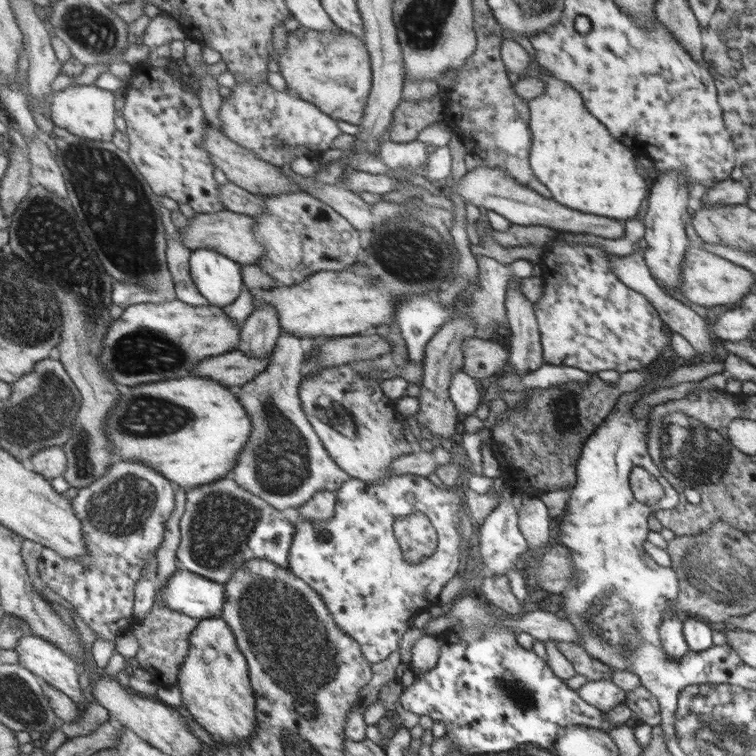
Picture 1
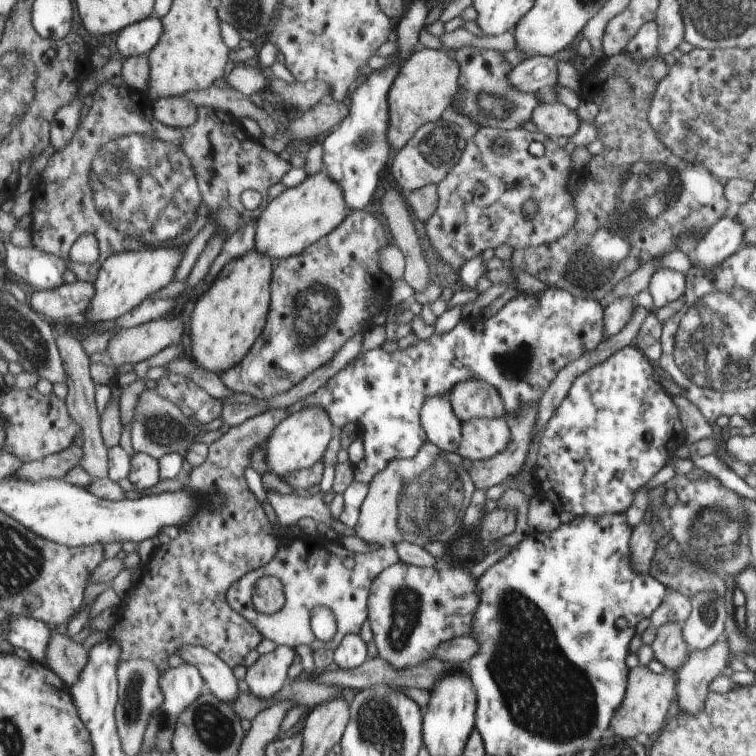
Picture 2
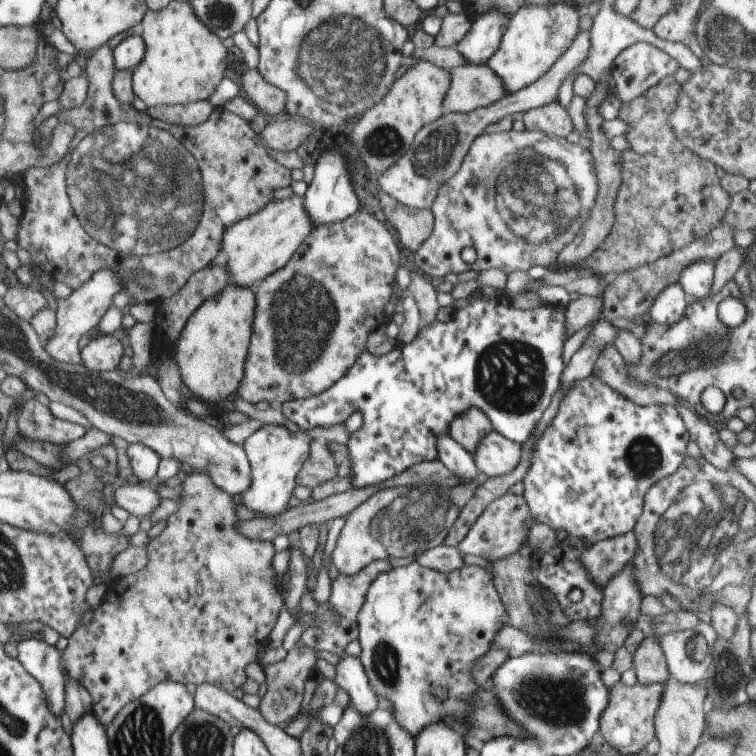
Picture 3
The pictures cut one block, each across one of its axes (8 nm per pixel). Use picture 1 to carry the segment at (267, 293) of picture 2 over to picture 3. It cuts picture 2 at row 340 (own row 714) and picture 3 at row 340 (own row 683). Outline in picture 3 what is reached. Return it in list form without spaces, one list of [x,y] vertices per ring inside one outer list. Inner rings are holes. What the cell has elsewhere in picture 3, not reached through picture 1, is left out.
[[[228,283],[215,297],[207,298],[187,318],[172,352],[186,393],[208,405],[229,399],[243,378],[247,342],[255,310],[253,287]]]

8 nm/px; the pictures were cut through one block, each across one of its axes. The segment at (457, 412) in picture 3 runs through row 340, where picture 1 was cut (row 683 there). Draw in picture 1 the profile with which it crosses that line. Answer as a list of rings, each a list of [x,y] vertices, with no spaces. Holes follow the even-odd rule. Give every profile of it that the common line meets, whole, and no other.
[[[470,627],[459,635],[449,636],[445,643],[440,643],[435,666],[426,673],[414,676],[413,682],[401,689],[398,701],[401,708],[409,713],[418,716],[425,714],[431,720],[441,722],[445,728],[444,736],[451,740],[452,748],[463,755],[497,753],[526,745],[549,749],[557,738],[557,730],[569,725],[581,724],[605,732],[611,728],[598,707],[591,706],[569,690],[547,662],[531,649],[517,645],[515,634],[506,628],[482,630]]]

